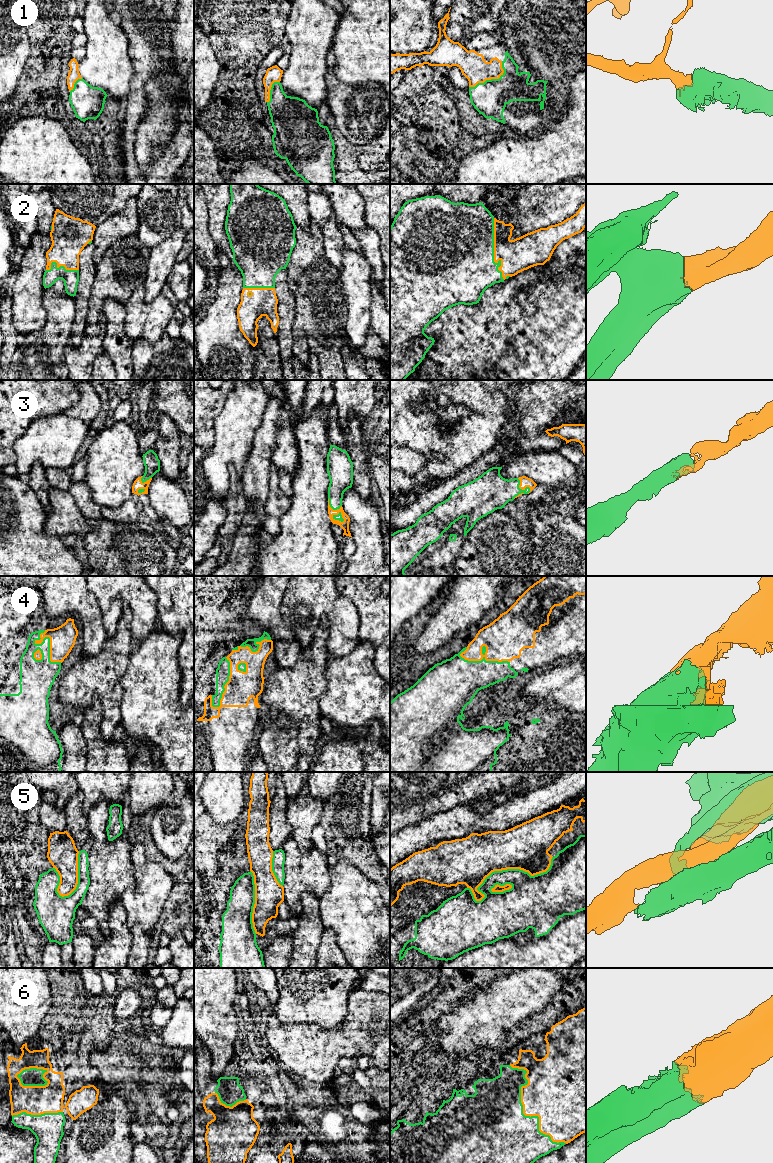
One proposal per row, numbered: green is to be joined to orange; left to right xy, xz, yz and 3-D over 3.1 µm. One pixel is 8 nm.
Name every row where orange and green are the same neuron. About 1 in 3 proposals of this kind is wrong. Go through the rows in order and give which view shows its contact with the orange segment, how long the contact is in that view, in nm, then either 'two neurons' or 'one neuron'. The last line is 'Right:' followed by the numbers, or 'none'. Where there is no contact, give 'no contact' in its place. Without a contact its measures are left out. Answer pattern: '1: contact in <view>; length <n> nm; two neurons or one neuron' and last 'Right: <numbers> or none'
1: contact in yz; length 340 nm; one neuron
2: contact in yz; length 500 nm; one neuron
3: contact in xz; length 110 nm; one neuron
4: contact in yz; length 420 nm; one neuron
5: contact in yz; length 750 nm; two neurons
6: contact in yz; length 800 nm; one neuron
Right: 1, 2, 3, 4, 6

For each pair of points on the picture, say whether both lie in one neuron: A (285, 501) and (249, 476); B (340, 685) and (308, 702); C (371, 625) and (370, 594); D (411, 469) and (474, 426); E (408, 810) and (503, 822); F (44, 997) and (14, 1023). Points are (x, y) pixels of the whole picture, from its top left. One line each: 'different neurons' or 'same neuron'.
A: different neurons
B: different neurons
C: same neuron
D: different neurons
E: different neurons
F: same neuron

